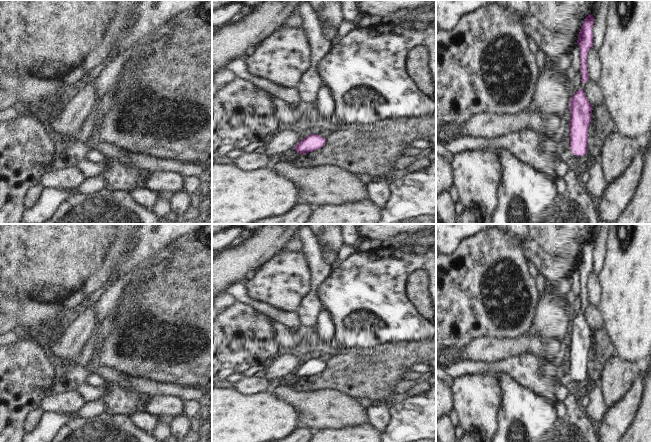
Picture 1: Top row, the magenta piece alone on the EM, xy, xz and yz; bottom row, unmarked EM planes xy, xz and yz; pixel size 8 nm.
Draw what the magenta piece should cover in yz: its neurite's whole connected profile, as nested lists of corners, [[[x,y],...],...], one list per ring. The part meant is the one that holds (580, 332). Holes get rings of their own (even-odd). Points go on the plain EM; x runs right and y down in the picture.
[[[578,313],[570,323],[571,343],[569,347],[570,370],[556,379],[557,385],[567,385],[571,380],[587,378],[588,352],[591,346],[592,329],[588,325],[583,313]]]

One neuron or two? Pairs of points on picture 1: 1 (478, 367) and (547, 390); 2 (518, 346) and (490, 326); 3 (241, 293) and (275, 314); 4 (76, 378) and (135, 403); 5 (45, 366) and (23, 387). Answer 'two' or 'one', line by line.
1: one
2: two
3: one
4: two
5: one

